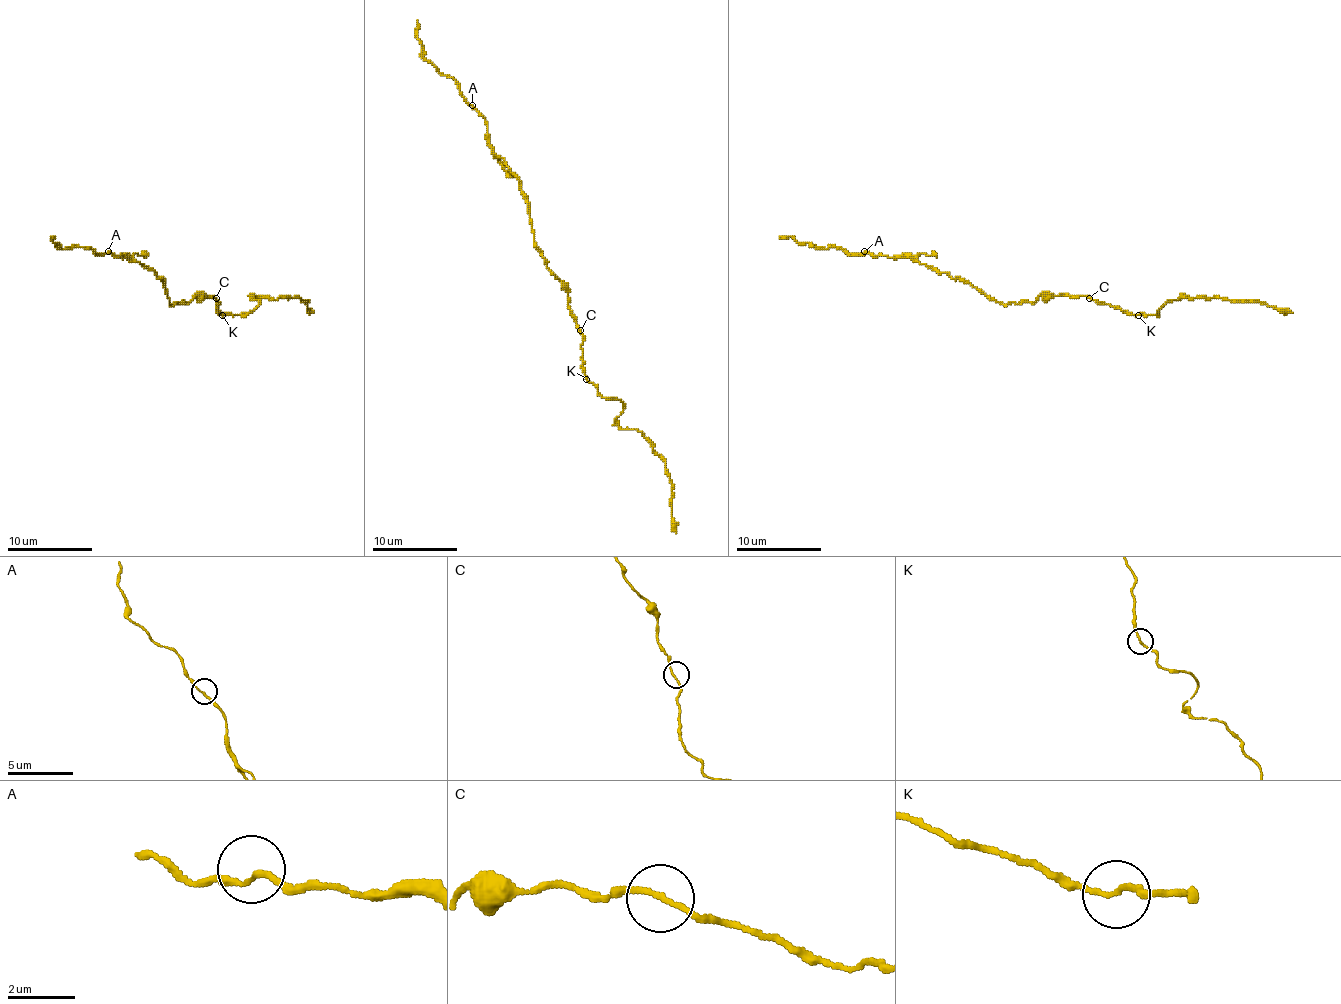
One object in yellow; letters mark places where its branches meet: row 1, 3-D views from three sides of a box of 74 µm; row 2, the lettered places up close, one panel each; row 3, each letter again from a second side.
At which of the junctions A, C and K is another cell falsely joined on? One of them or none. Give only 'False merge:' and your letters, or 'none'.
False merge: none

